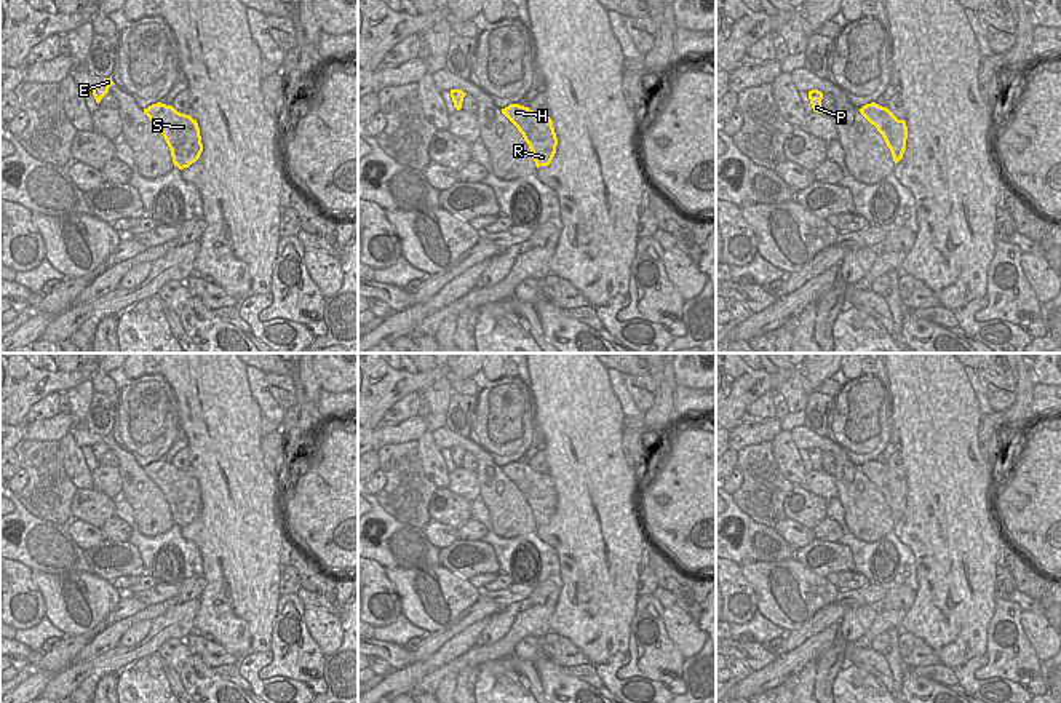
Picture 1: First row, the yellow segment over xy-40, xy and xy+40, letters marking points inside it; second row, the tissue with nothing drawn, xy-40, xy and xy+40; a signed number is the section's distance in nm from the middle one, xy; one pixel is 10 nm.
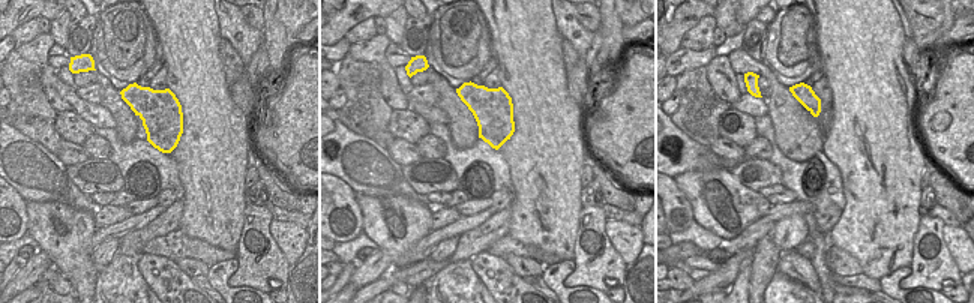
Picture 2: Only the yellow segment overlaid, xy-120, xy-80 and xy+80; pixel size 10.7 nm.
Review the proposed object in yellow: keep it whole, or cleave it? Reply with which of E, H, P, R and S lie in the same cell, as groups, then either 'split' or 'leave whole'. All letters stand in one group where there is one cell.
E H P R S; leave whole

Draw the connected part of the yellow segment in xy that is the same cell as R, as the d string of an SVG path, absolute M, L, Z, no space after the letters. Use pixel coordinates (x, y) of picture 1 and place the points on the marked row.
M510 104L502 113L518 128L527 142L535 166L548 166L556 153L558 137L551 118L542 117L529 107Z

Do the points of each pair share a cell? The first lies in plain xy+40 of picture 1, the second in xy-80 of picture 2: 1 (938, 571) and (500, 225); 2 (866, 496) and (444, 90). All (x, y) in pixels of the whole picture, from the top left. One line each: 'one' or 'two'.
1: two
2: one

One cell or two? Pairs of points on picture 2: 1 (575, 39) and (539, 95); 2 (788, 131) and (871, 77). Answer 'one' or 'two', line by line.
1: two
2: two

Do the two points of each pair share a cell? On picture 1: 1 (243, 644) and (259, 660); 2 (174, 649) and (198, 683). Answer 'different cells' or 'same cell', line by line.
1: different cells
2: same cell

